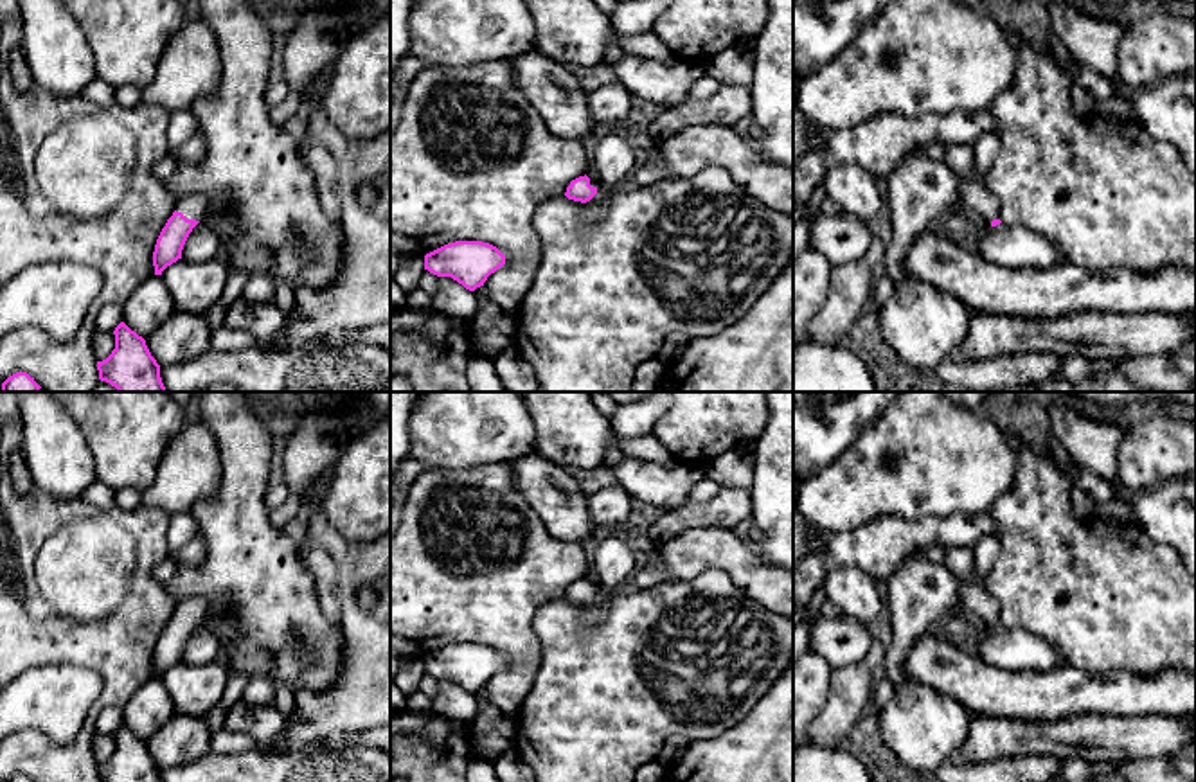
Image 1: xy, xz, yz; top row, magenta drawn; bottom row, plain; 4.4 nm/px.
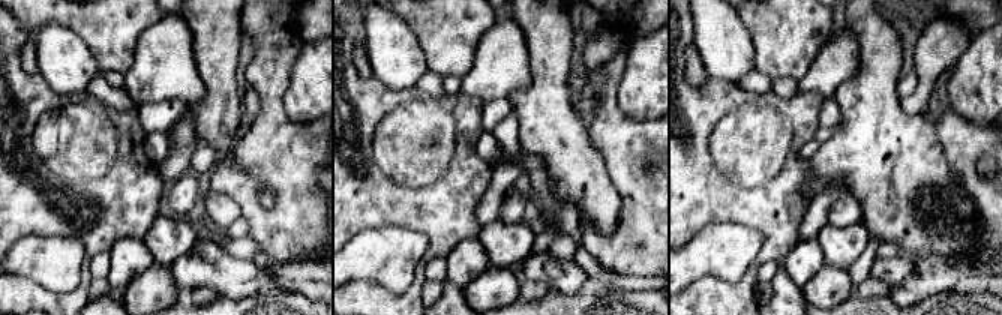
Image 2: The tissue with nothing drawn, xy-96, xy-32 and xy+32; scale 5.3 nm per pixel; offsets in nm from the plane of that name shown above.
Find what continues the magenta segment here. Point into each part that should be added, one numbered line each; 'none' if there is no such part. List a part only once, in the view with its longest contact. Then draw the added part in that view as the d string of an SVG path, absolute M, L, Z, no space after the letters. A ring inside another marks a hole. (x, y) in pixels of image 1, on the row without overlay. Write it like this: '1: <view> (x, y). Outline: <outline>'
1: xy (193, 610). Outline: M196 597L182 600L174 613L182 615L187 622L203 624L207 617L207 600Z

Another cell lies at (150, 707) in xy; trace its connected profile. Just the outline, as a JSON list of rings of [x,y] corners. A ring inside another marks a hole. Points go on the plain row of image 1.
[[[153,678],[122,706],[122,724],[138,739],[146,741],[174,714],[176,710],[167,687],[160,678]]]

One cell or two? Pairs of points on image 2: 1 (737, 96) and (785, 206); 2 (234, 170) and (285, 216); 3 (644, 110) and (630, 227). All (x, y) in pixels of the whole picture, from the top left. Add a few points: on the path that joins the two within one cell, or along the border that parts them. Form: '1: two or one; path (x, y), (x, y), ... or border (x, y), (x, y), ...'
1: one; path (699, 128), (699, 167), (737, 204), (744, 206)
2: one; path (245, 186), (249, 200), (269, 216)
3: two; border (617, 96), (618, 107), (630, 119), (653, 120)

